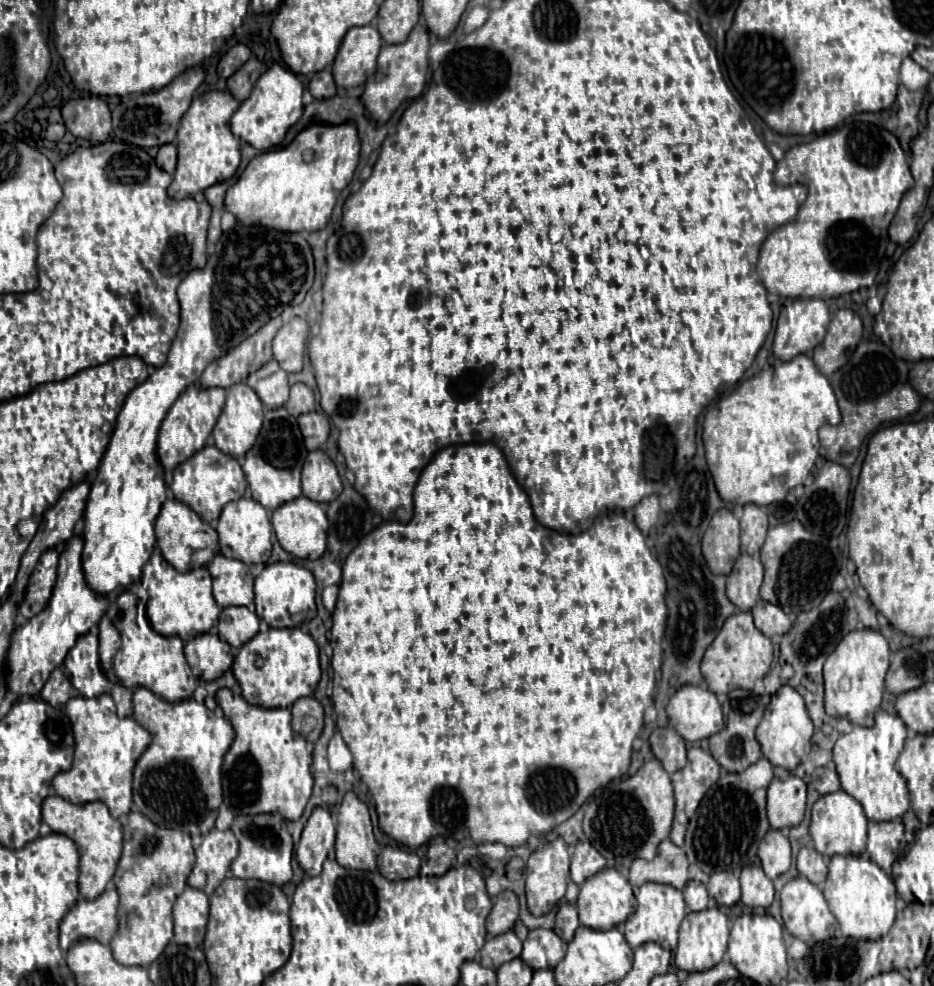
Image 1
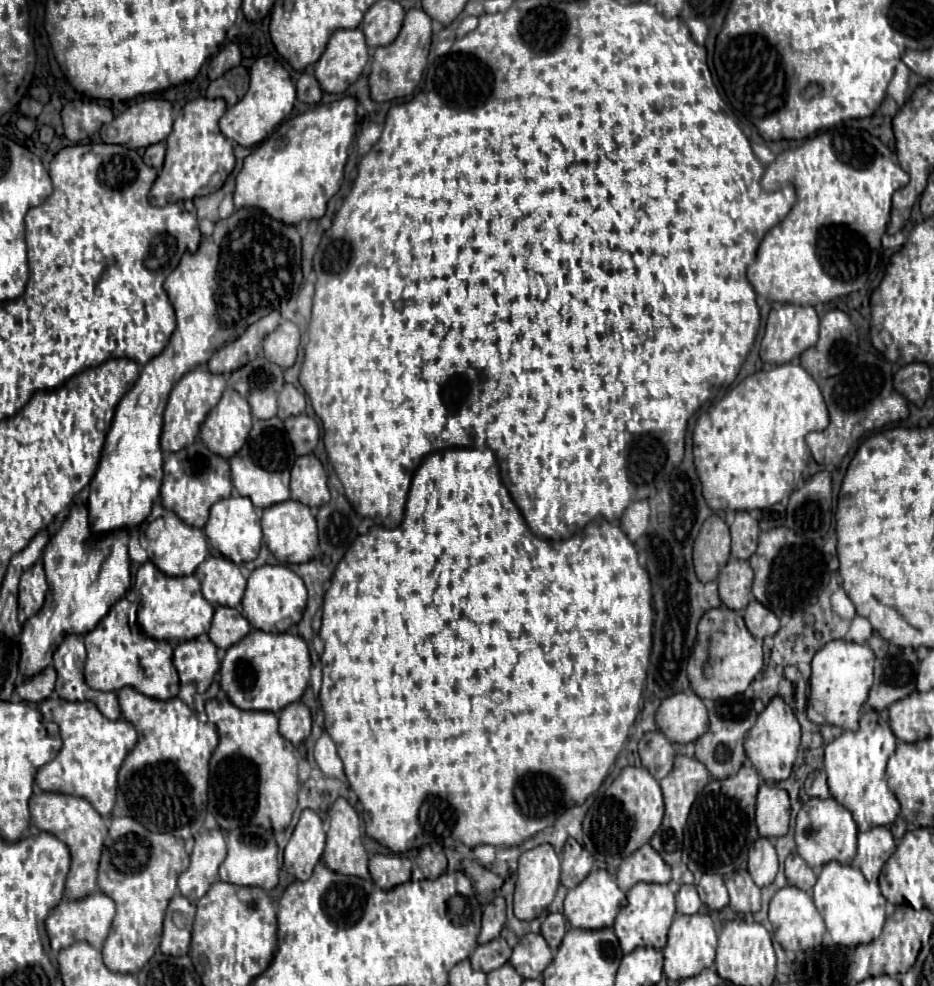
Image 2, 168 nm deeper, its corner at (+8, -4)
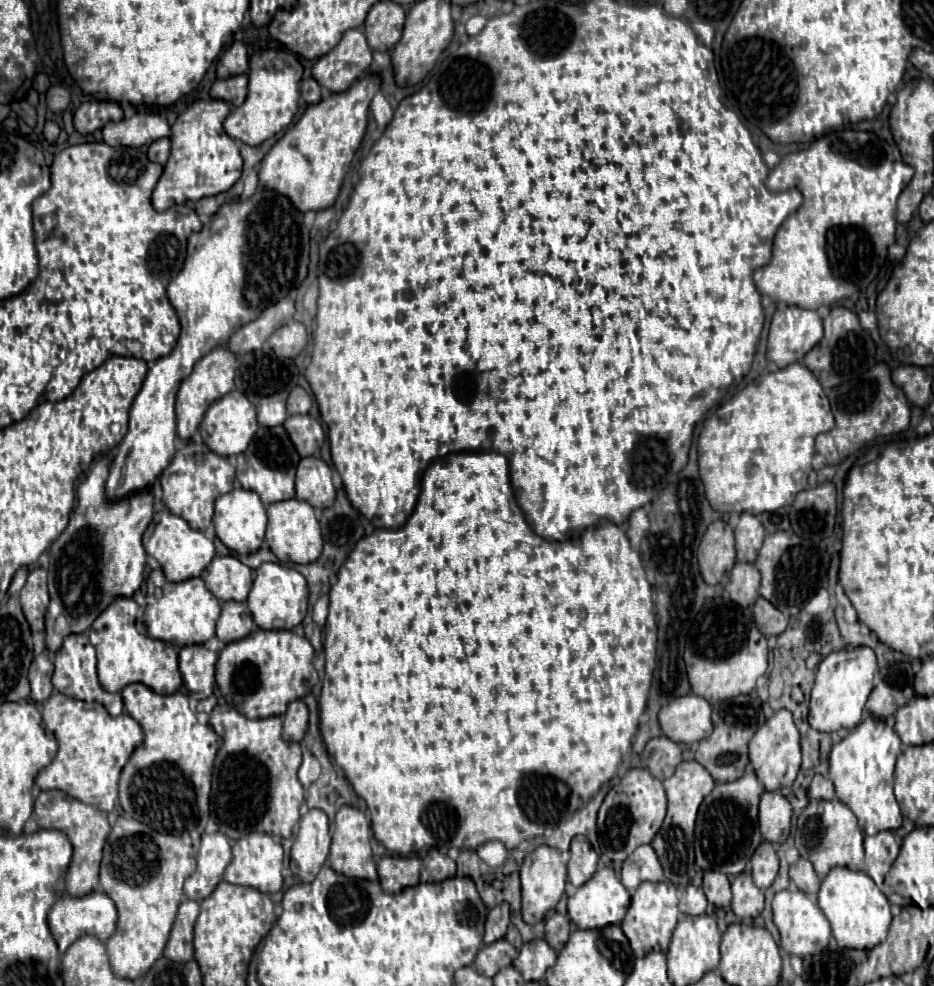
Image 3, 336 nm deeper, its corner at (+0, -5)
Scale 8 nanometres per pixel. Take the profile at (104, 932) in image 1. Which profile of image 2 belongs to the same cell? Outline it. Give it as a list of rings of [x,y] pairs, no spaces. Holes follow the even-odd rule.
[[[96,890],[94,894],[90,894],[84,900],[62,900],[50,912],[50,916],[46,920],[46,932],[50,936],[52,950],[58,952],[64,946],[70,946],[74,940],[86,940],[88,944],[92,944],[92,946],[96,946],[100,950],[106,936],[108,936],[112,918],[114,918],[114,902],[112,902],[112,898],[108,898],[100,890]]]

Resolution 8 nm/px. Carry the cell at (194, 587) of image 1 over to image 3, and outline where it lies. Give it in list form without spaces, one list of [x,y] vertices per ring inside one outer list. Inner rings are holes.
[[[154,569],[150,573],[146,581],[146,611],[144,611],[144,627],[148,637],[180,647],[192,643],[206,643],[208,639],[214,637],[218,617],[220,601],[206,589],[200,577],[180,583],[168,583],[162,569]]]

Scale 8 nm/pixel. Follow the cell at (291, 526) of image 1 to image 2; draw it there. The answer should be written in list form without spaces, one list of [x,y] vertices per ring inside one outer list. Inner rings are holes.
[[[286,500],[276,506],[270,506],[262,514],[262,532],[264,532],[264,542],[270,548],[270,552],[278,558],[282,564],[302,564],[310,562],[316,546],[318,546],[318,526],[316,518],[312,516],[310,508],[304,506],[302,502],[296,500]]]

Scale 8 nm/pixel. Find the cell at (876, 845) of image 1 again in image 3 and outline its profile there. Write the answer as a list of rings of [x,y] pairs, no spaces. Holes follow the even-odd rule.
[[[880,831],[872,837],[864,837],[864,851],[866,851],[866,873],[874,879],[876,885],[882,885],[888,869],[892,867],[900,851],[894,833]]]

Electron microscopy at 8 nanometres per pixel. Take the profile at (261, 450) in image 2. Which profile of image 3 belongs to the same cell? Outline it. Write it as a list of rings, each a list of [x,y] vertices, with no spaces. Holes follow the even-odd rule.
[[[260,427],[256,431],[250,447],[238,455],[236,479],[240,481],[240,485],[244,489],[256,491],[264,505],[292,499],[296,495],[294,493],[294,475],[296,475],[298,461],[300,461],[300,455],[296,453],[284,427]]]

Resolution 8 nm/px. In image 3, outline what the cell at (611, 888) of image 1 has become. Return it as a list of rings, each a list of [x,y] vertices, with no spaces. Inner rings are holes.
[[[612,867],[598,869],[582,887],[578,887],[576,895],[568,899],[568,917],[578,925],[578,929],[600,929],[606,925],[620,923],[628,911],[630,893],[620,883]]]

